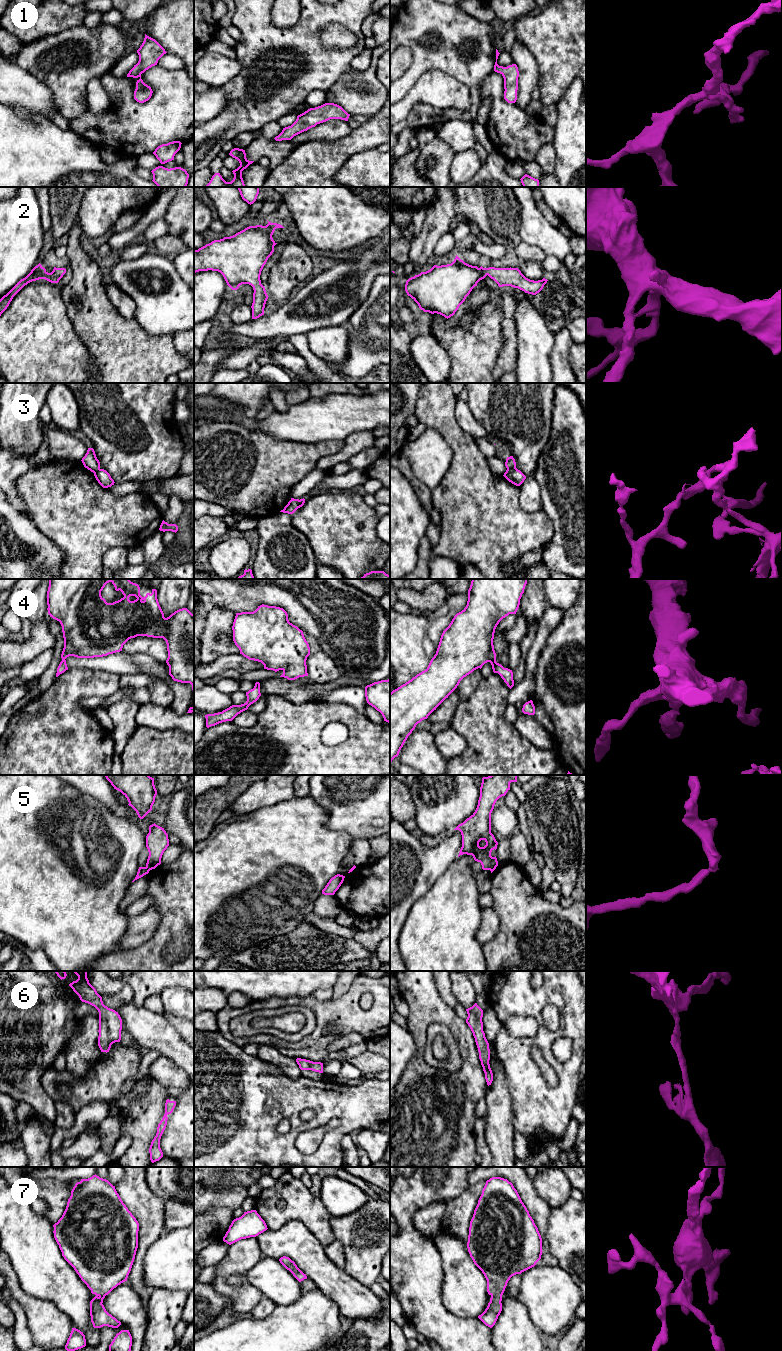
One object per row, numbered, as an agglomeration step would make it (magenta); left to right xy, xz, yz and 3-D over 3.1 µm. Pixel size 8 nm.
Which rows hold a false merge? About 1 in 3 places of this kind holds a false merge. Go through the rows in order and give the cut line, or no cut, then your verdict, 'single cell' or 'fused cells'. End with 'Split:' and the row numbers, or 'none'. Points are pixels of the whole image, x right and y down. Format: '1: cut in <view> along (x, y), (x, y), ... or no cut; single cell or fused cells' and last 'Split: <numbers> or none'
1: no cut; single cell
2: no cut; single cell
3: cut in yz along (515, 467), (507, 469); fused cells
4: no cut; single cell
5: cut in xy along (145, 867), (149, 870); fused cells
6: no cut; single cell
7: no cut; single cell
Split: 3, 5

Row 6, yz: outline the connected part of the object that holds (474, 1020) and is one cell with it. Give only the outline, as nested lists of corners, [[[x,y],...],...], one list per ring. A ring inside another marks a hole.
[[[475,1003],[472,1007],[466,1009],[466,1011],[468,1014],[466,1023],[470,1027],[475,1038],[475,1042],[479,1052],[479,1059],[481,1061],[481,1065],[485,1073],[487,1085],[489,1086],[493,1081],[493,1073],[489,1064],[490,1060],[489,1043],[483,1031],[482,1022],[483,1010],[477,1005],[477,1003]]]

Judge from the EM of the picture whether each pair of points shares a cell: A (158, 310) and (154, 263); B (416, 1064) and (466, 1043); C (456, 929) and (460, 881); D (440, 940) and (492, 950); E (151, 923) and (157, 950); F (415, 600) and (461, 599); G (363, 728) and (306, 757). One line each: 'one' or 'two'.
A: one
B: one
C: one
D: two
E: two
F: two
G: one

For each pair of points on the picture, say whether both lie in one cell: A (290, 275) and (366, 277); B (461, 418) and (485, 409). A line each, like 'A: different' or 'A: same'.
A: different
B: different

